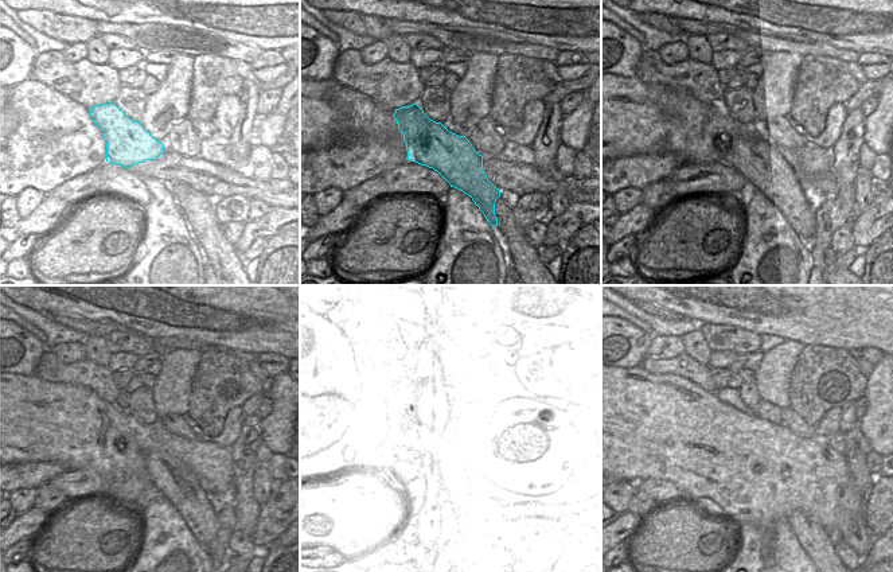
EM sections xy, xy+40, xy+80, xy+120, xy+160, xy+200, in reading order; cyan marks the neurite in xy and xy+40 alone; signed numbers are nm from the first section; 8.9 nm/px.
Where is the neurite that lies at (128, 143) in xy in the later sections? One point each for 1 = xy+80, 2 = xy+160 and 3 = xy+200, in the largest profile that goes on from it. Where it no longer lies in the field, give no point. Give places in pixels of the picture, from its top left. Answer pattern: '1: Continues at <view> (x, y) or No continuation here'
1: Continues at xy+80 (759, 162)
2: Continues at xy+160 (511, 530)
3: Continues at xy+200 (817, 536)

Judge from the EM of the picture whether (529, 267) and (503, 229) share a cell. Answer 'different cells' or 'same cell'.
same cell

